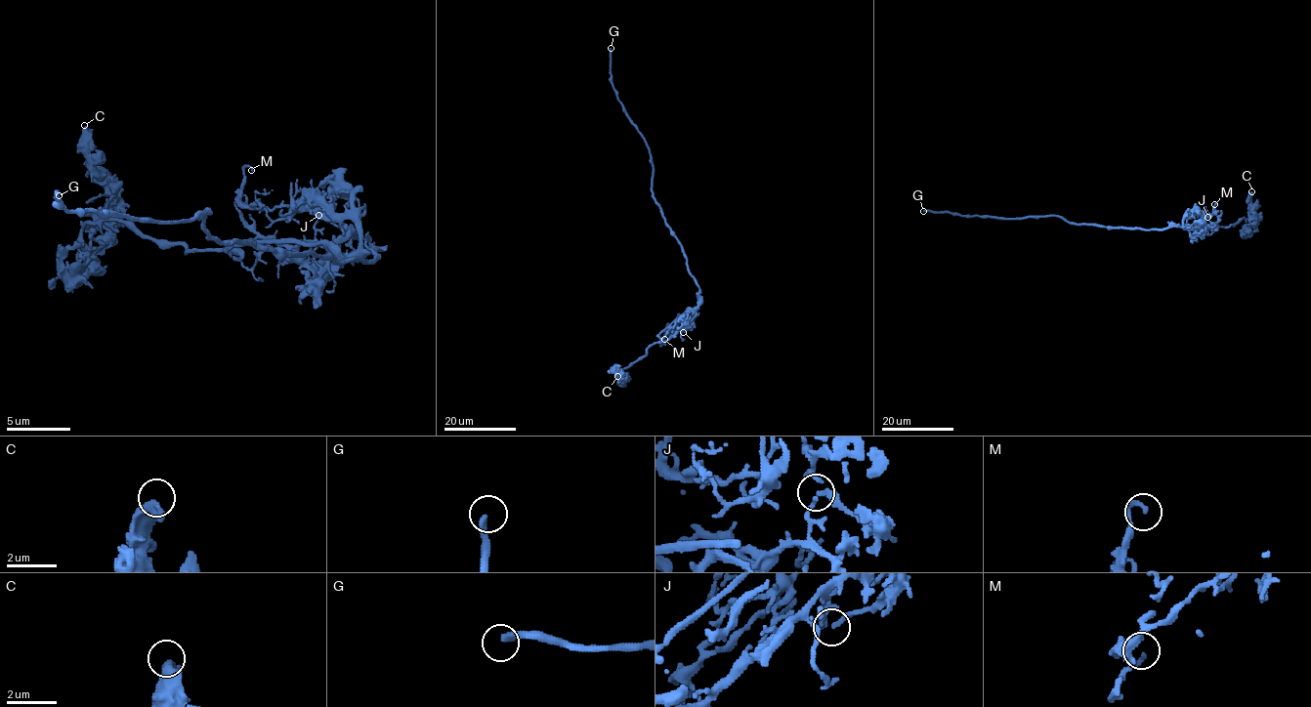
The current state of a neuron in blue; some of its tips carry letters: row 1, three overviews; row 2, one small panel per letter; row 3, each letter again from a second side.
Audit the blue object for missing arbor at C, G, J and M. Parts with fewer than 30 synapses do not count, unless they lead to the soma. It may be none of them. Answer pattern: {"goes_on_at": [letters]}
{"goes_on_at": []}

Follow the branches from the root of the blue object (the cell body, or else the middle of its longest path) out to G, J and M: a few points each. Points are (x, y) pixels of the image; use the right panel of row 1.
G: (1120, 228), (1073, 224), (1058, 216), (998, 219), (923, 211)
J: (1120, 228), (1197, 228), (1207, 217)
M: (1120, 228), (1181, 227), (1182, 220), (1194, 213), (1211, 215), (1214, 204)

